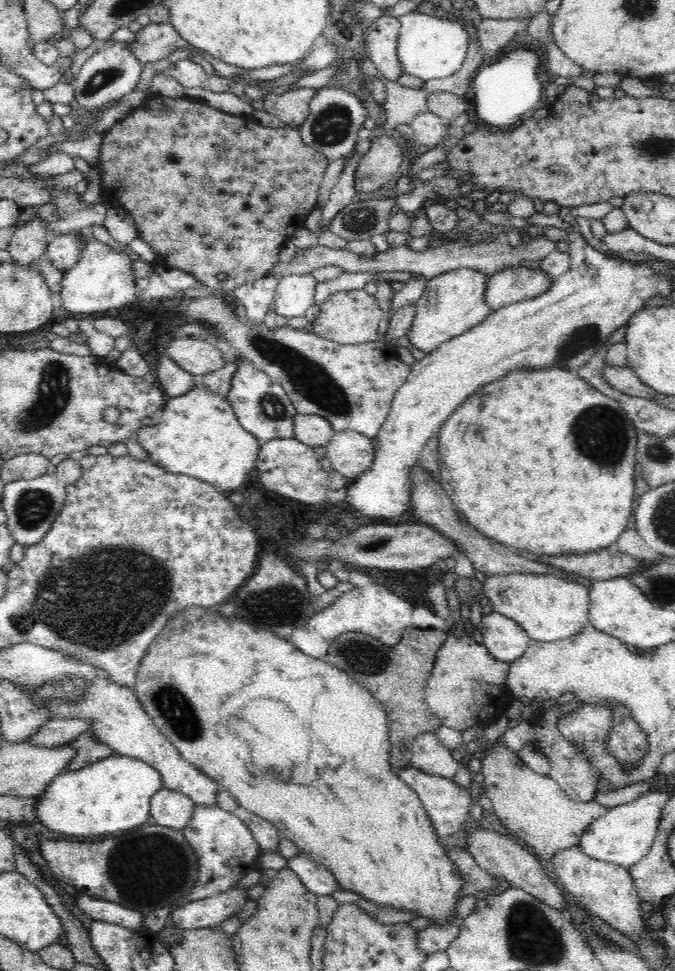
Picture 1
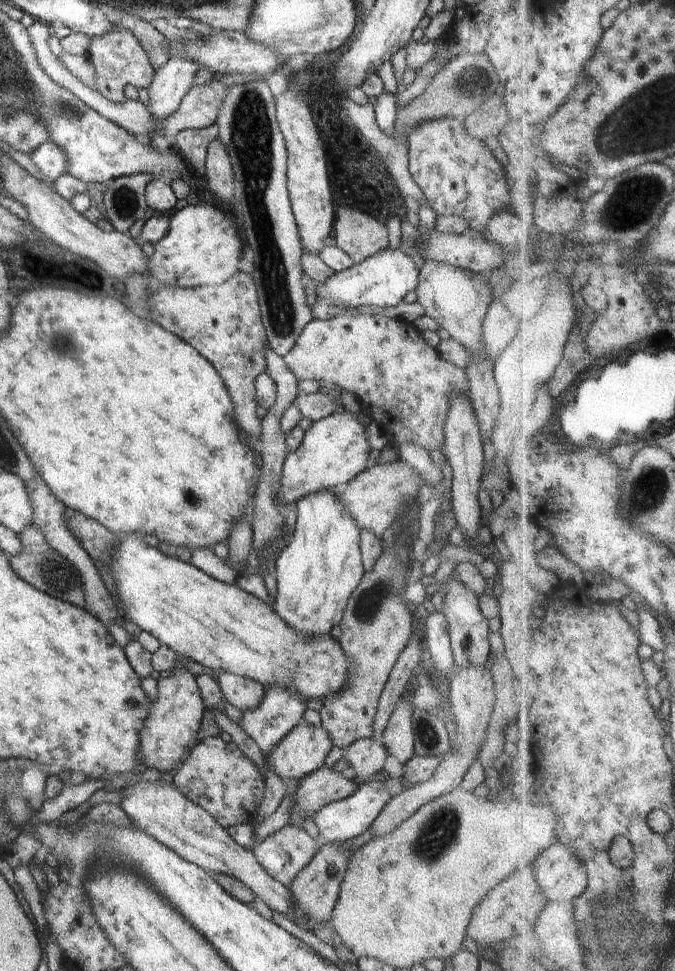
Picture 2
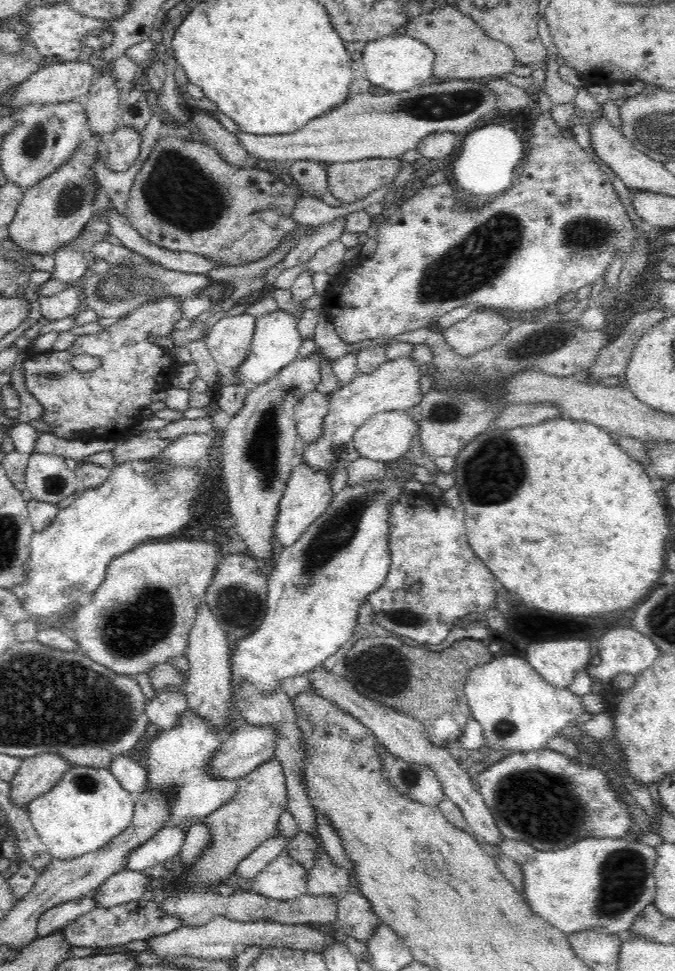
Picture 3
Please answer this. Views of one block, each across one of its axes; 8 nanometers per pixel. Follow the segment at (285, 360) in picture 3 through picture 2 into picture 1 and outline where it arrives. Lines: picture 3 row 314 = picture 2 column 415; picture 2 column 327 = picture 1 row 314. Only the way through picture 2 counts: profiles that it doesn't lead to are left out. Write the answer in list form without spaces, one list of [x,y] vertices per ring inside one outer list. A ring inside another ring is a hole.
[[[312,273],[305,275],[288,275],[277,284],[274,295],[274,309],[284,317],[304,316],[314,304],[316,278]]]

